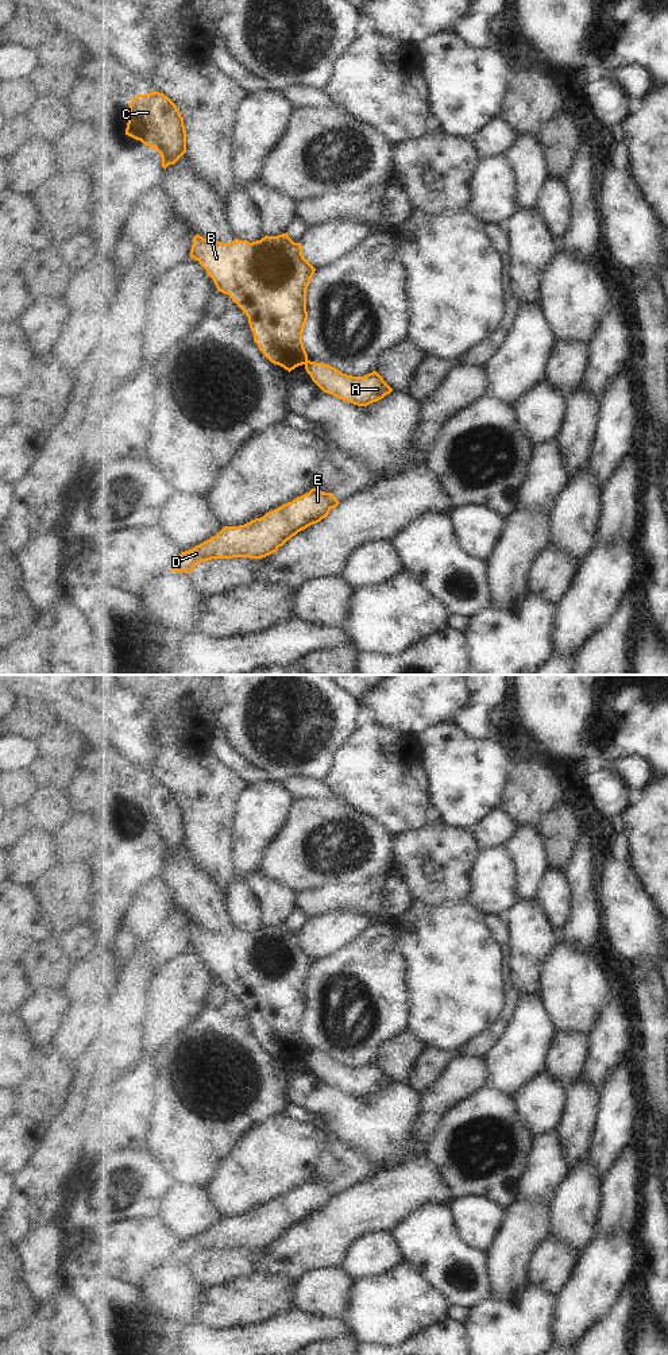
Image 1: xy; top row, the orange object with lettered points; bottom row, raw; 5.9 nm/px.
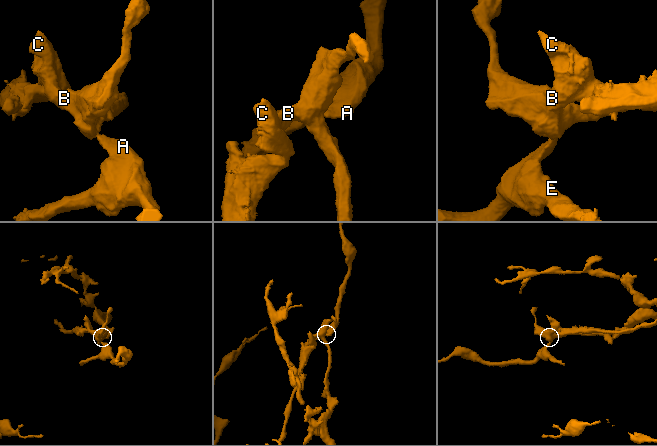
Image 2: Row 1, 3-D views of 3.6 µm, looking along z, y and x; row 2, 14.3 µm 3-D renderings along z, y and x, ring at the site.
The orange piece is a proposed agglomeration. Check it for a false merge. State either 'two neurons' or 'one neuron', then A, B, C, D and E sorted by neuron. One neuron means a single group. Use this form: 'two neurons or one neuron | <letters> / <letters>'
two neurons | A D E / B C

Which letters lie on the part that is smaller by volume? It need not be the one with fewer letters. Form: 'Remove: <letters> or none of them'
Remove: A, D, E

